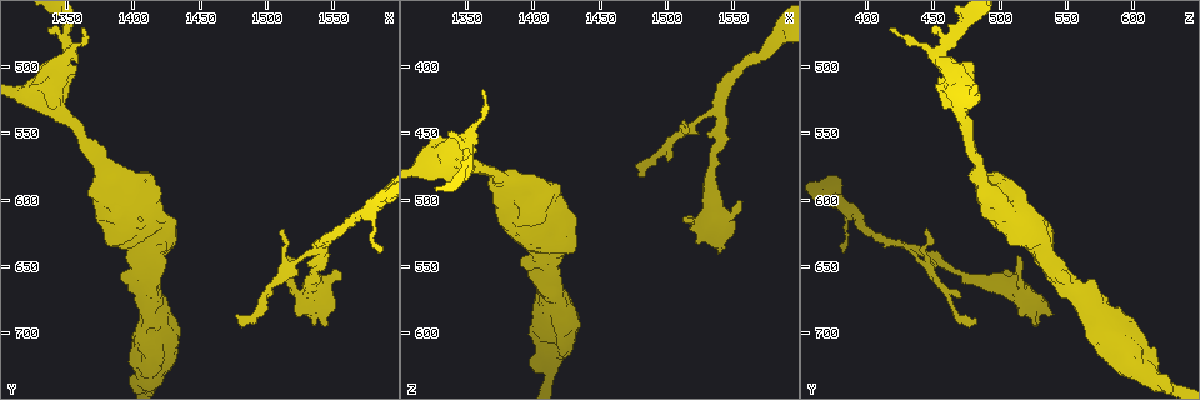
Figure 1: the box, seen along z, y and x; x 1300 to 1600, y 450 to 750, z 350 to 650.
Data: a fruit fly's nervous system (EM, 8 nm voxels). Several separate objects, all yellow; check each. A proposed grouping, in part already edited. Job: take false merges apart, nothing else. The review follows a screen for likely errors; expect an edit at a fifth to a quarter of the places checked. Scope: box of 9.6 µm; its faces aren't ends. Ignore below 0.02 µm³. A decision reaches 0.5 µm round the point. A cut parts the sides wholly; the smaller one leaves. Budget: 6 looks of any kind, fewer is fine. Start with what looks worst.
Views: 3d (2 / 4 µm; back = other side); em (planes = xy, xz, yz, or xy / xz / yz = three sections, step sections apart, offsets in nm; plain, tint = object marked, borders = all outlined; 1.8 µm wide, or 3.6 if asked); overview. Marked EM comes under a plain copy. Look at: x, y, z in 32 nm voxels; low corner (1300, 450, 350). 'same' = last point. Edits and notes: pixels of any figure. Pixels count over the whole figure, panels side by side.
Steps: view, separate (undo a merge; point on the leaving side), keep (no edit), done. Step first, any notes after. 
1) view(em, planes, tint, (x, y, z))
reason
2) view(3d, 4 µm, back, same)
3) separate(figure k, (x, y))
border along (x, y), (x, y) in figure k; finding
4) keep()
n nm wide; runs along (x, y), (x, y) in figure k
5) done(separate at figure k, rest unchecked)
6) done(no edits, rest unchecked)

view(3d, 4 µm, (1348, 498, 458))

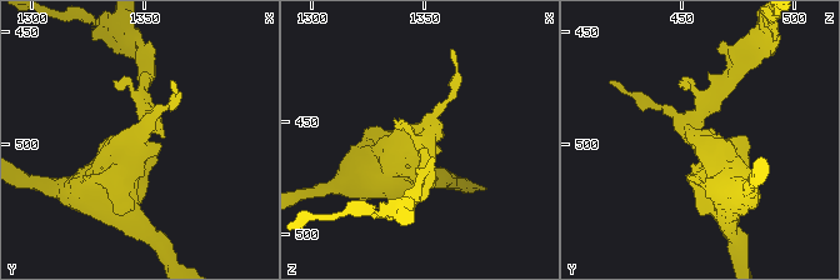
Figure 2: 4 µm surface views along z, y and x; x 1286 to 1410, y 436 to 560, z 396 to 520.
view(em, yz, step 16, tint, (1347, 498, 456))

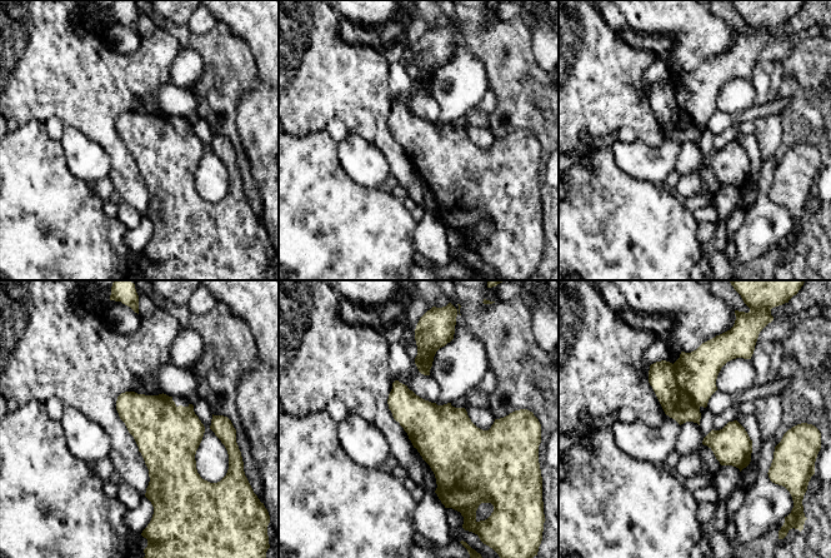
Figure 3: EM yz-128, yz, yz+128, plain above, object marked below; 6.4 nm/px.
view(em, planes, tint, same)
cut it another way

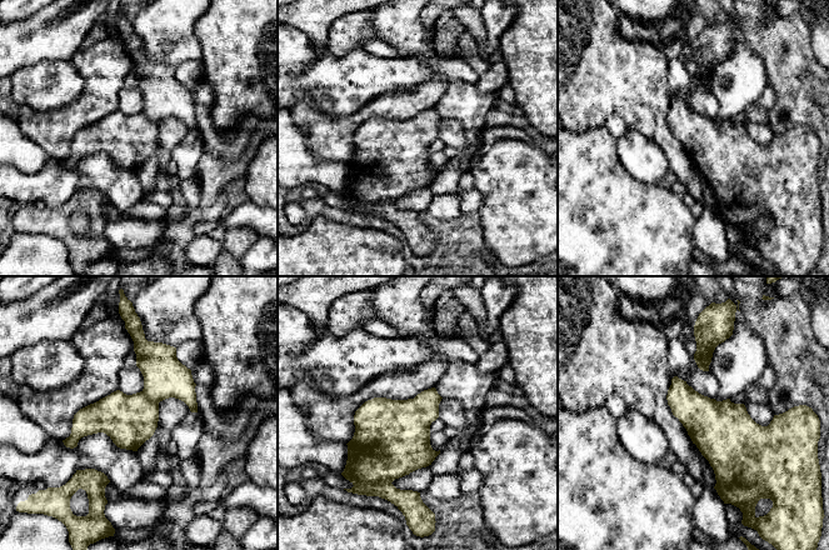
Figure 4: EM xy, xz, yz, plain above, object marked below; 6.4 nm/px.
separate(figure 4, (164, 376))
border along (141, 391), (158, 403) in figure 4; two neurons meet here

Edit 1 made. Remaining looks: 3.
view(3d, 4 µm, (1540, 640, 440))
abrupt turn

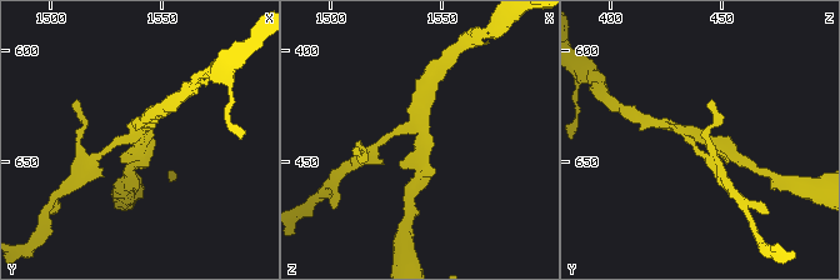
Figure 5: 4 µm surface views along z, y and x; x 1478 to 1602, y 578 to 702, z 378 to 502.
view(em, planes, tint, (1542, 638, 440))
3 arms

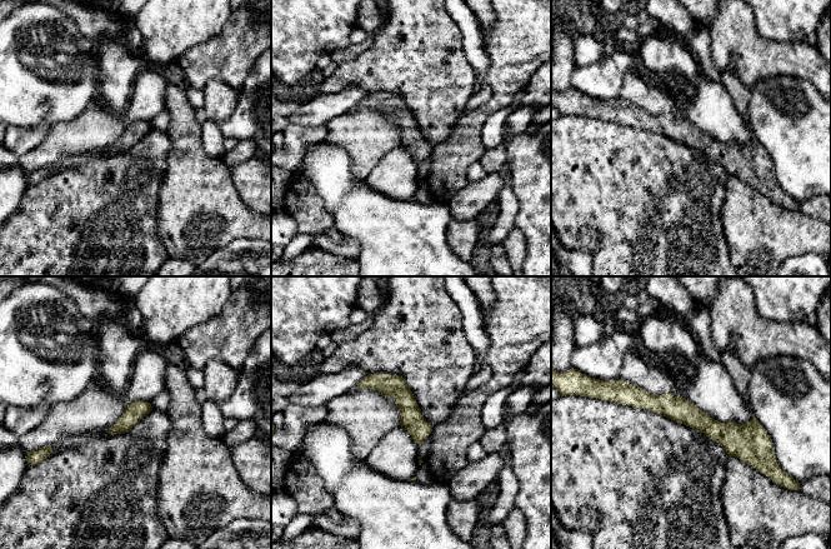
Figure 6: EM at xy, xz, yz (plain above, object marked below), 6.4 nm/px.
keep()
runs along (619, 398), (764, 435) in figure 6; one neuron here

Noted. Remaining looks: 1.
done(separate at figure 4, rest unchecked)

